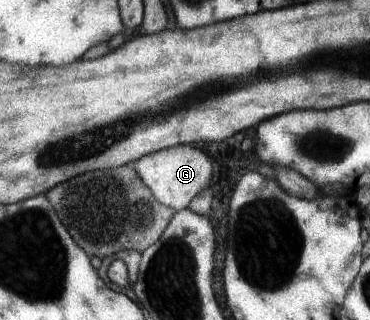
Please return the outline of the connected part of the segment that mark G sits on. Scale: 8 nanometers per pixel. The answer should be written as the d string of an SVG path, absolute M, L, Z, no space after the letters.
M177 144L153 152L136 160L132 165L159 203L176 212L187 209L204 189L212 186L212 159L202 149L192 147L191 144Z

